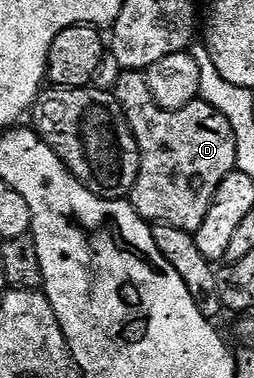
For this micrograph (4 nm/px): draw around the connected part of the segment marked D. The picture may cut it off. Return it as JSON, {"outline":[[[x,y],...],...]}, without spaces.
{"outline":[[[124,70],[119,75],[114,95],[140,147],[140,173],[130,193],[131,206],[143,220],[152,224],[178,226],[178,230],[195,234],[206,218],[206,210],[210,210],[210,202],[214,202],[218,186],[222,186],[222,178],[226,178],[226,174],[233,172],[236,167],[234,130],[214,106],[201,98],[182,110],[171,112],[154,102],[148,89],[147,75],[143,71]]]}

